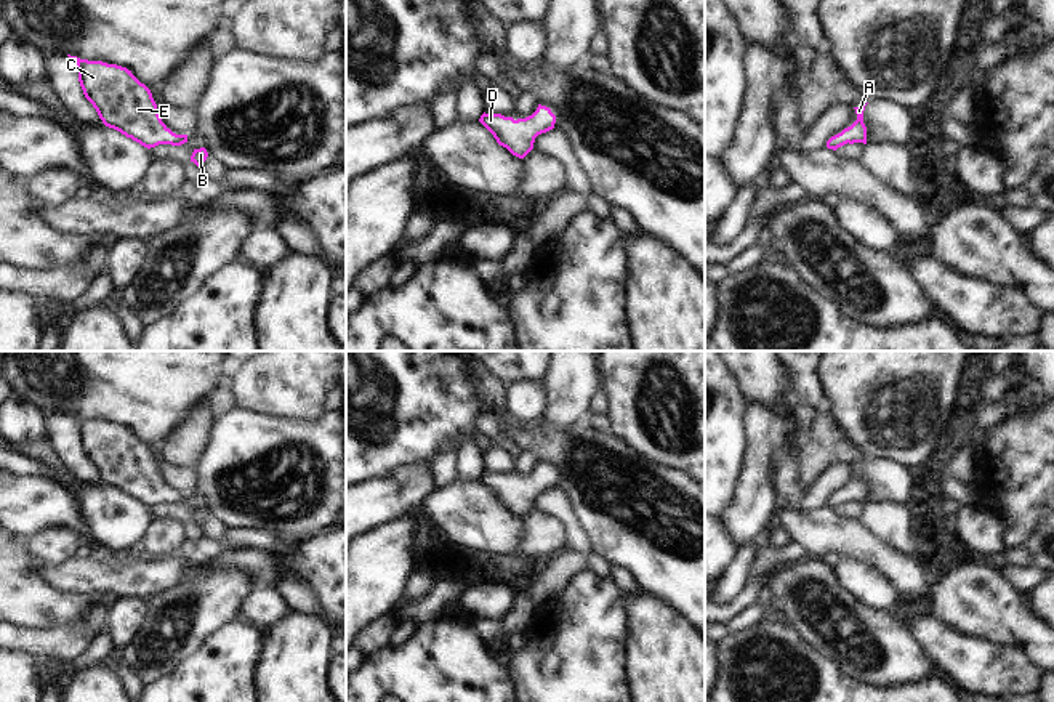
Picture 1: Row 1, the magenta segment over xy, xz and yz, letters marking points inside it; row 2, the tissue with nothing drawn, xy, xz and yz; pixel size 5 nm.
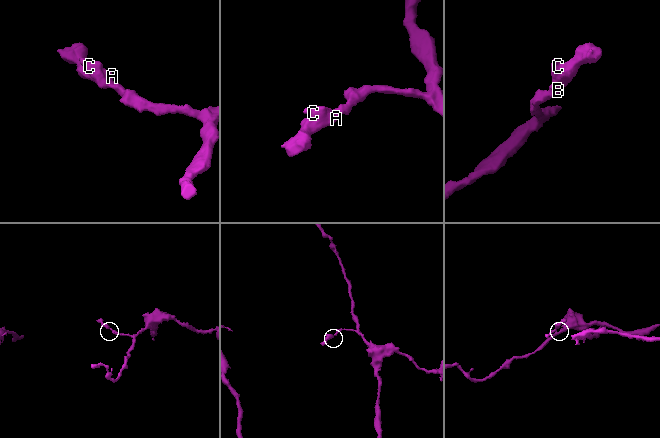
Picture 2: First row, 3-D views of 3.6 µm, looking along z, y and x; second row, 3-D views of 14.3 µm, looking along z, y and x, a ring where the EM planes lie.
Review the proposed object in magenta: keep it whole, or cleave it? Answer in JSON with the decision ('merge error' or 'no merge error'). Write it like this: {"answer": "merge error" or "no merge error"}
{"answer": "no merge error"}

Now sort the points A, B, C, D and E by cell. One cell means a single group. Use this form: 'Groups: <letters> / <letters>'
Groups: A B C D E.

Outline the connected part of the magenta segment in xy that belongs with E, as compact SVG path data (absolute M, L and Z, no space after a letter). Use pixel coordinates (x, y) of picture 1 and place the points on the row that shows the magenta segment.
M67 56L77 64L83 95L106 127L147 149L187 143L187 135L176 135L162 122L151 90L131 71L117 64Z

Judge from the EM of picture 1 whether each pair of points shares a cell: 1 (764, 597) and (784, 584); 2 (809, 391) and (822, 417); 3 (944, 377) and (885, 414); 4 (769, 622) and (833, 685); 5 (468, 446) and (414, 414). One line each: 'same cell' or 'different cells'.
1: different cells
2: different cells
3: same cell
4: same cell
5: different cells

